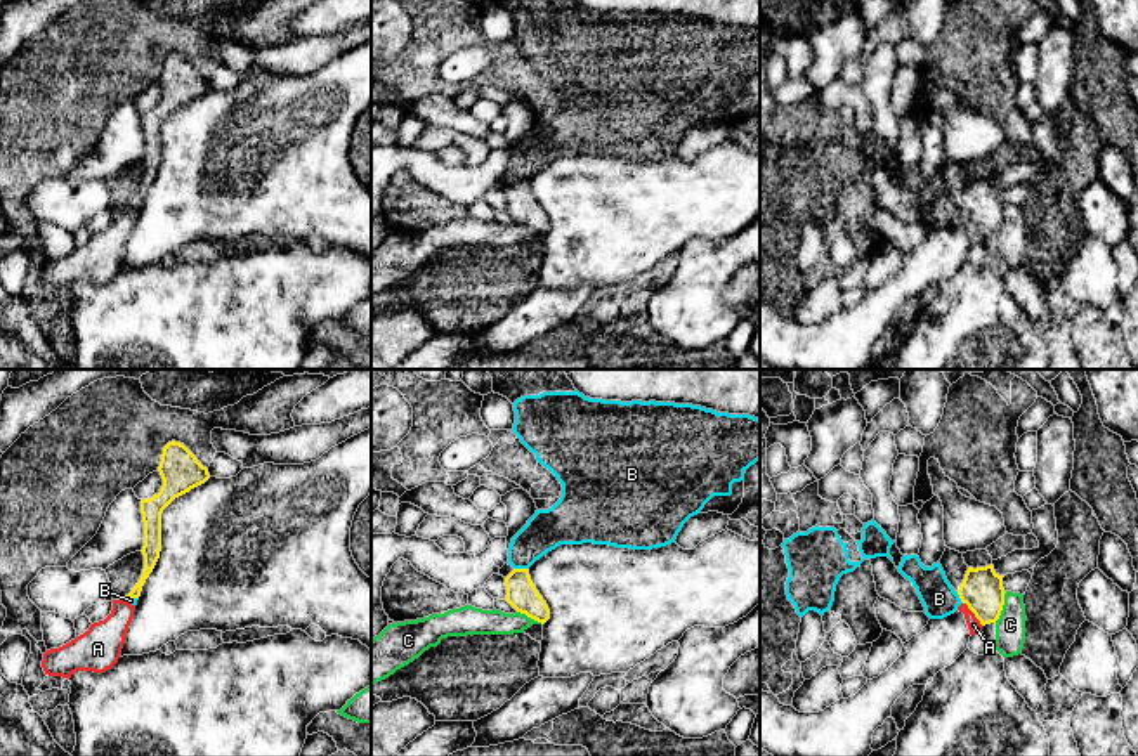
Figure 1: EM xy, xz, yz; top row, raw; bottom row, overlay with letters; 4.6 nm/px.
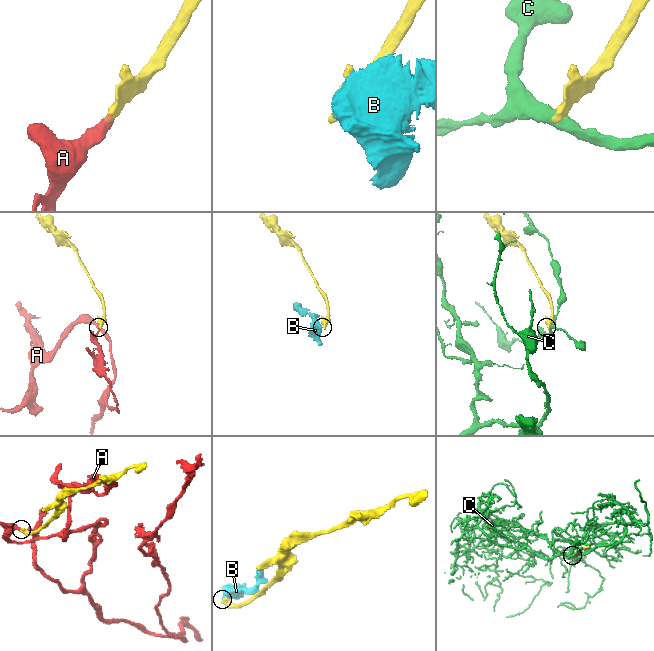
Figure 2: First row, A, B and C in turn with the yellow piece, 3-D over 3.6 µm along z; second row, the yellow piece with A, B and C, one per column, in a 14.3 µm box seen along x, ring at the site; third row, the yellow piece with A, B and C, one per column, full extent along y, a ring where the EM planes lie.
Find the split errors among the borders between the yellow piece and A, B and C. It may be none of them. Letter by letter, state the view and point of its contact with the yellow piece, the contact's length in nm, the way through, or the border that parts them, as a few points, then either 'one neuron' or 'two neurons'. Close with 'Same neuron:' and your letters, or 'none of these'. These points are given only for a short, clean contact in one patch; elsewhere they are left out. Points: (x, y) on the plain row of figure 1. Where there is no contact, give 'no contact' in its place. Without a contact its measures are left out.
A: meets yellow in yz at (974, 224); contact 140 nm long; runs through yz (982, 202), (982, 215), (974, 224), (974, 236); one neuron
B: meets yellow in xz at (521, 181); contact 70 nm long; border along xz (514, 179), (528, 181); two neurons
C: meets yellow in yz at (1001, 219); contact 160 nm long; border along yz (1007, 203), (1001, 226), (994, 233); two neurons
Same neuron: A

